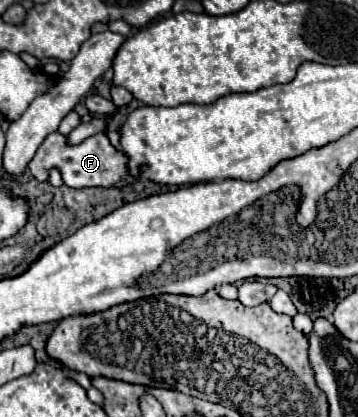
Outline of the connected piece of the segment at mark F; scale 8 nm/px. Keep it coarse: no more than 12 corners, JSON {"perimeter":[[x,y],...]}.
{"perimeter":[[51,133],[29,163],[73,189],[125,185],[127,157],[105,133],[67,145]]}

